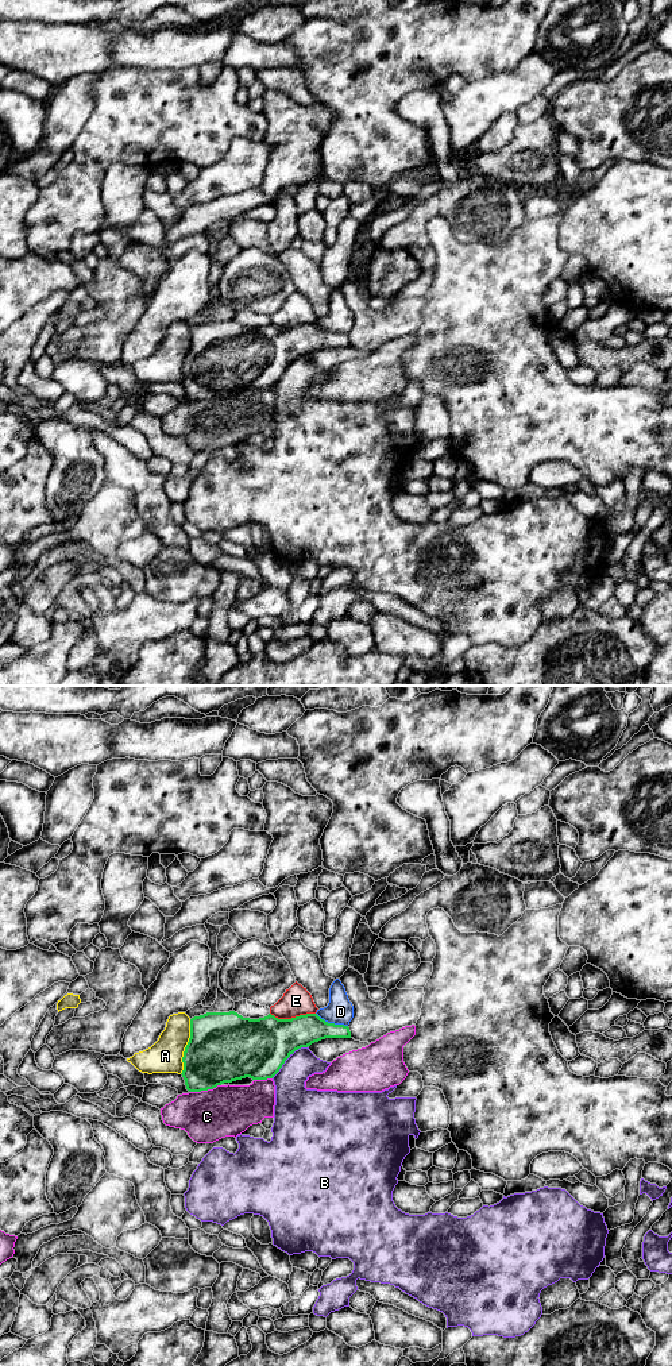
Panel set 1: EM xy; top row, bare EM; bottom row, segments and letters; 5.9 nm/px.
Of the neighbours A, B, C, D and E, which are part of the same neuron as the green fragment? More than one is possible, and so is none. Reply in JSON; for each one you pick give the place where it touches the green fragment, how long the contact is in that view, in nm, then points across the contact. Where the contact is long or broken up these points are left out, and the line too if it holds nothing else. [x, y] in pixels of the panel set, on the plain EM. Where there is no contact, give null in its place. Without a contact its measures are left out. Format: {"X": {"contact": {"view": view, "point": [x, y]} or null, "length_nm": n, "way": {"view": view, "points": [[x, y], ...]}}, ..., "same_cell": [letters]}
{"same_cell": []}

